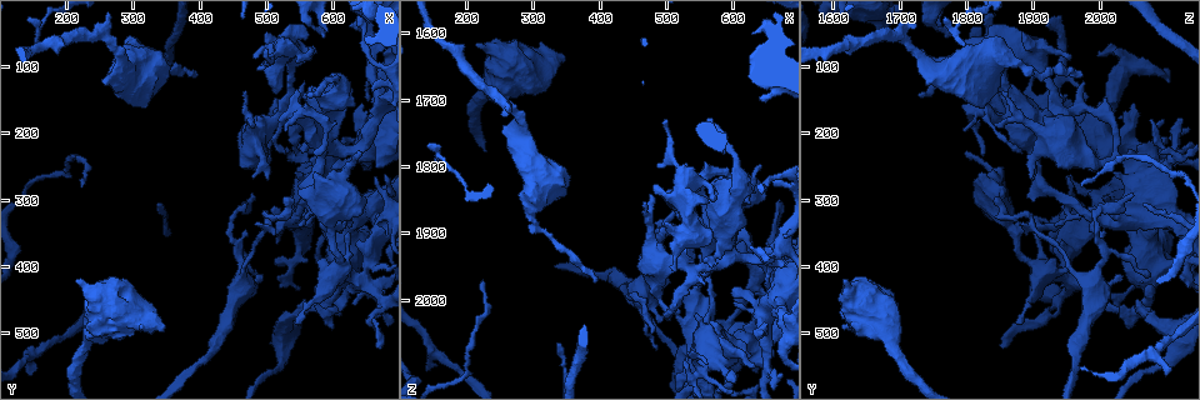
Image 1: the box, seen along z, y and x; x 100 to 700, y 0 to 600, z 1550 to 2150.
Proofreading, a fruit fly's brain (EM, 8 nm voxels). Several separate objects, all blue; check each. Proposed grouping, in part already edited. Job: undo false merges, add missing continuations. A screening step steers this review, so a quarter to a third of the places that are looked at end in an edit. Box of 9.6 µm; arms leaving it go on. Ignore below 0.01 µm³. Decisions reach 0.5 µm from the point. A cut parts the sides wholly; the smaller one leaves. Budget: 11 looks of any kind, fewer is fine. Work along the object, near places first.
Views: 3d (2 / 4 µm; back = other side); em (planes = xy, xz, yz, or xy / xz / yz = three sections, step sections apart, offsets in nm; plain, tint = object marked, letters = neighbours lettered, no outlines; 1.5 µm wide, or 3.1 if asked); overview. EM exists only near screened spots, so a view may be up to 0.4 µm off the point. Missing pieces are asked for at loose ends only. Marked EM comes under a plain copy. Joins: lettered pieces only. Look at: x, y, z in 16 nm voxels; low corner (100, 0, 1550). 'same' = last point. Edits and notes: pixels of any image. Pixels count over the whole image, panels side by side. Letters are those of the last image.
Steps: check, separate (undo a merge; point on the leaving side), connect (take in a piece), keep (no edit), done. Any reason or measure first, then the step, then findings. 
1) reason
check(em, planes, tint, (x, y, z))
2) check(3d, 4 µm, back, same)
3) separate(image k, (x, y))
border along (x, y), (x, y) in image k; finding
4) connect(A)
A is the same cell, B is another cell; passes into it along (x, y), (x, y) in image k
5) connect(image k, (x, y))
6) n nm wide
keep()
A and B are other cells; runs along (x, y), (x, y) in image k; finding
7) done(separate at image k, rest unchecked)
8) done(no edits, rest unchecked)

an open end
check(em, planes, letters, (350, 490, 1640))

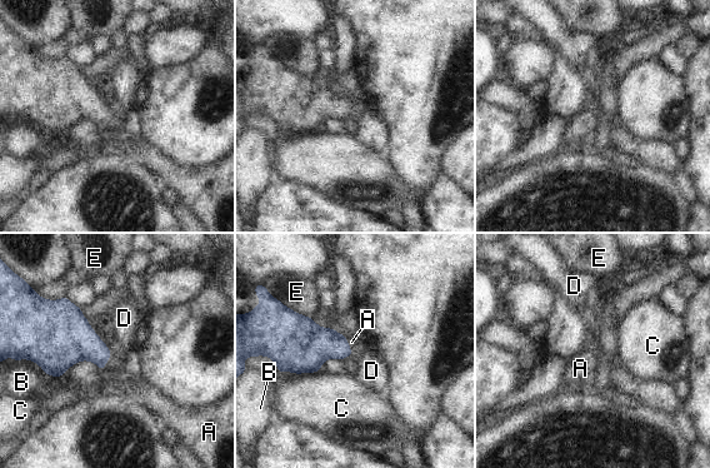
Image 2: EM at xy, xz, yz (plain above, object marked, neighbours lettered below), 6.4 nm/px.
connect(A)
A is the same cell, B, C, D and E are other cells; passes into it along (74, 340), (108, 359), (115, 364) in image 2; it goes on there

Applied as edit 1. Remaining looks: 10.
branch stops here
check(em, planes, tint, (625, 35, 1920))

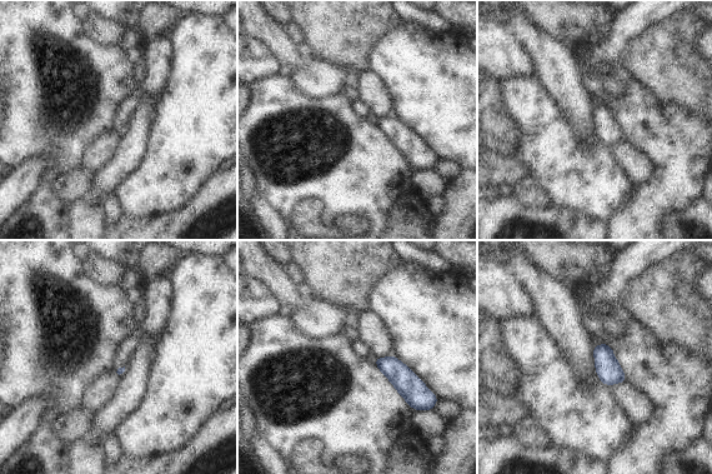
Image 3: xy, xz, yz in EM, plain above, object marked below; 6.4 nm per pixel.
check(em, planes, letters, same)

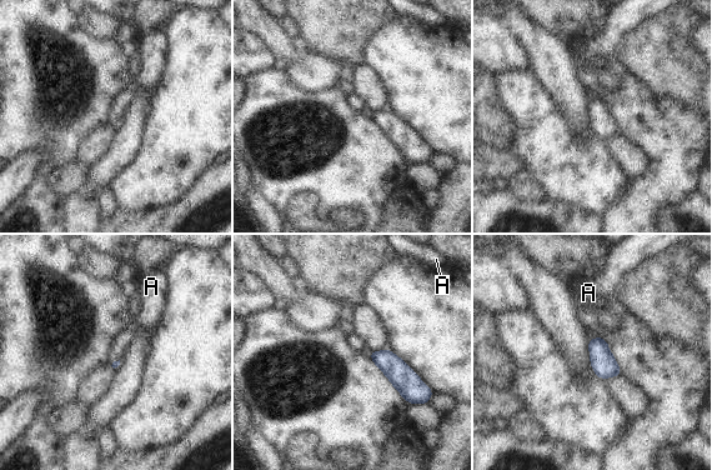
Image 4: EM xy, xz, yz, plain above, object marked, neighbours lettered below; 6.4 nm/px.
connect(A)
A is the same cell; passes into it along (603, 364), (592, 339), (590, 300) in image 4; it goes on there

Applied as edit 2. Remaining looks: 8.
check(overview)

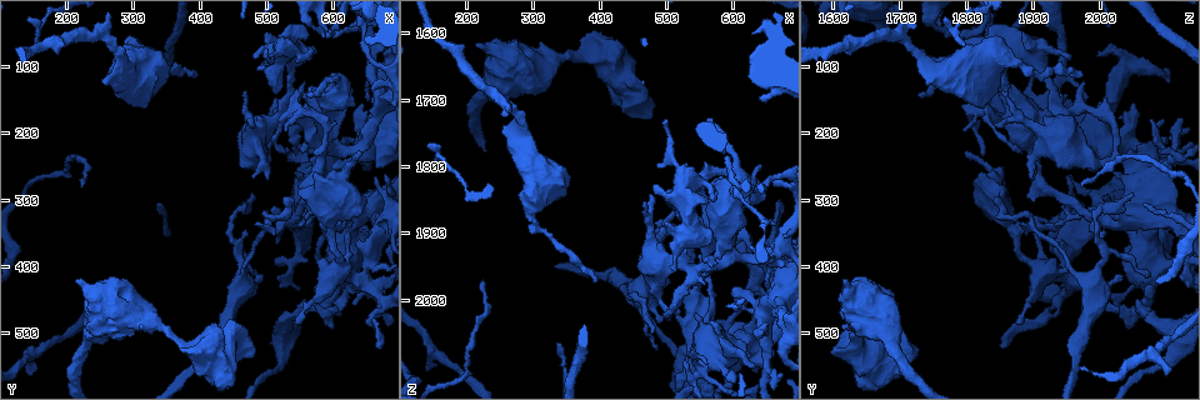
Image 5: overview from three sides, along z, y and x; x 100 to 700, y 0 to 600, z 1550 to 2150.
branch stops here
check(3d, 4 µm, (620, 360, 1915))

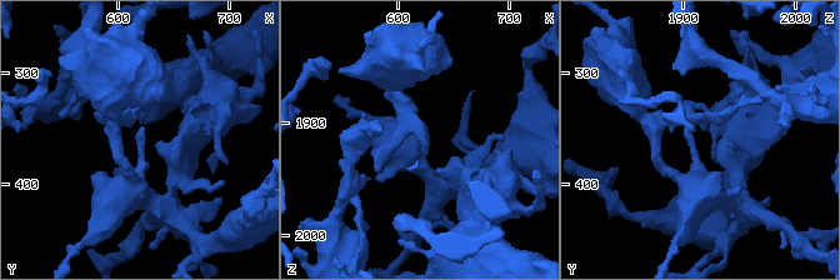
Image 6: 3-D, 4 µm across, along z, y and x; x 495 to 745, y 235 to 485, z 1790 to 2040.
check(em, planes, letters, (622, 362, 1912))

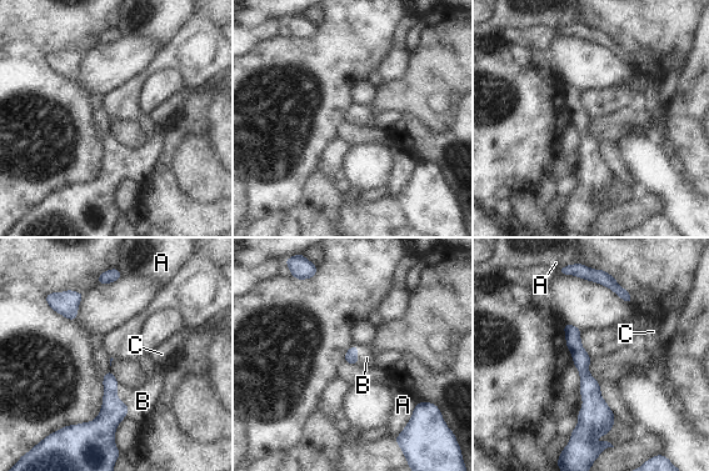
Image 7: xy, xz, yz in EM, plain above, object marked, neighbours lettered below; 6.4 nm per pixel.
connect(B)
B is the same cell, A and C are other cells; passes into it along (100, 432), (118, 399), (143, 401) in image 7; it goes on there

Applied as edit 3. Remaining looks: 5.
check(em, planes, letters, (200, 265, 2115))

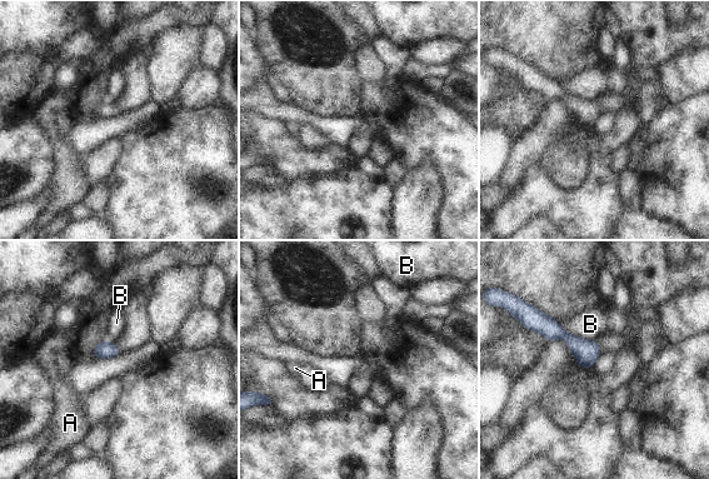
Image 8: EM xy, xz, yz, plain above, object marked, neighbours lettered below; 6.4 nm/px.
keep()
A and B are other cells; continuous, no second neuron

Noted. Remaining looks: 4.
done(connect at image 2, connect at image 4, connect at image 7, rest unchecked)

